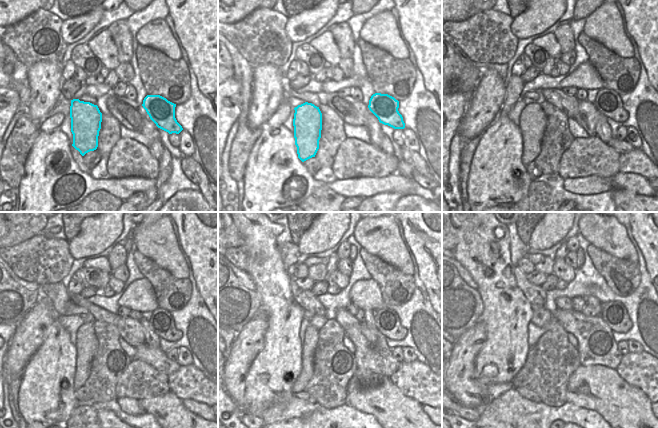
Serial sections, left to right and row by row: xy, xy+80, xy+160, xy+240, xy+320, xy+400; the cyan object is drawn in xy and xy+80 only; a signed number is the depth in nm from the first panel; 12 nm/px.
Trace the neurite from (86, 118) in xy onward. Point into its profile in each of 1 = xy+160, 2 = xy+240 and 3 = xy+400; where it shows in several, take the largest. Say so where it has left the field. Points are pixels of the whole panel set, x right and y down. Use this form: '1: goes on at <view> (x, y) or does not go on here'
1: goes on at xy+160 (532, 123)
2: goes on at xy+240 (87, 343)
3: goes on at xy+400 (528, 366)

